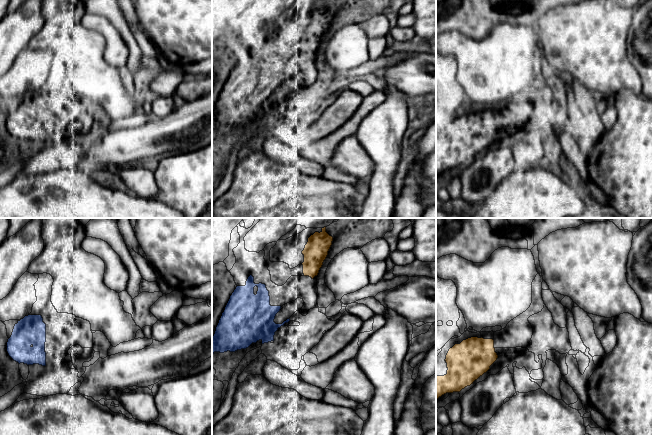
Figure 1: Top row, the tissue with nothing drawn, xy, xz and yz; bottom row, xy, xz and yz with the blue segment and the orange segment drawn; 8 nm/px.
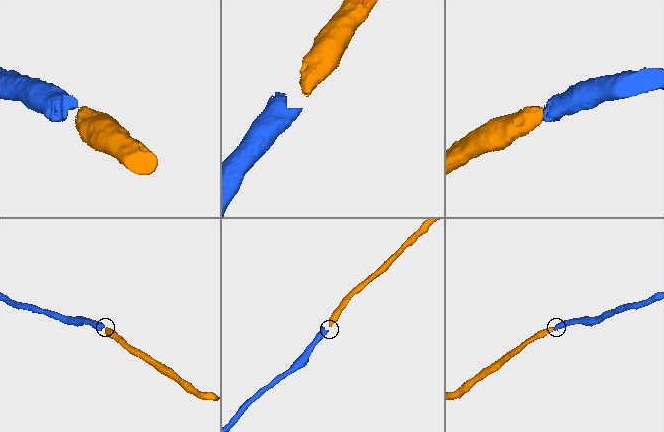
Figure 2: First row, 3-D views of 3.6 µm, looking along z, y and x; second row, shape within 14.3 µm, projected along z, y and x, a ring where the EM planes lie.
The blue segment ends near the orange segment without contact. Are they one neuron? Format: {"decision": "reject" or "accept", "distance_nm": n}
{"decision": "accept", "distance_nm": 320}

